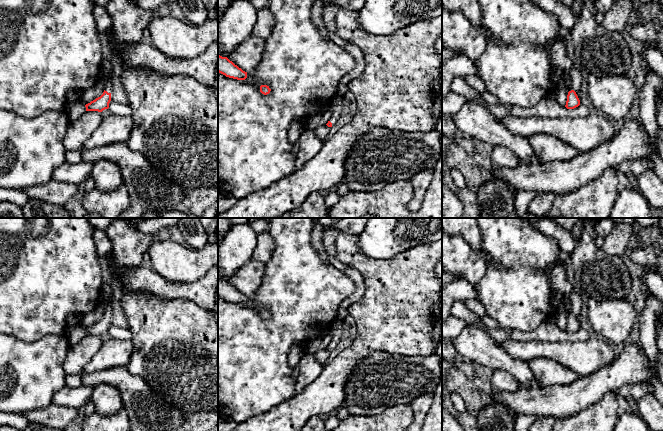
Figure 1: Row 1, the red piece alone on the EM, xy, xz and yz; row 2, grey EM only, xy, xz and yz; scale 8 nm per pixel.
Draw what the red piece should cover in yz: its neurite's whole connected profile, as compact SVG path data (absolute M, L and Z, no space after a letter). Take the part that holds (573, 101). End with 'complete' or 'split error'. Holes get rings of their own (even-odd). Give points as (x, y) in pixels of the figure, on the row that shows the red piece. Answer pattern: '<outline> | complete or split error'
M563 35L561 39L548 43L545 47L550 54L550 62L553 66L553 72L551 75L553 82L552 92L561 87L566 87L568 95L565 107L567 109L578 107L580 105L580 100L572 88L572 79L569 75L573 68L570 59L571 52L569 51L569 36Z | split error

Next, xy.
M110 0L105 9L112 19L110 48L105 52L107 56L101 67L107 73L103 79L105 90L103 94L86 104L86 111L102 112L109 108L112 93L110 72L115 59L120 56L122 45L132 45L142 41L143 31L156 15L152 9L145 10L135 5L131 0Z | split error

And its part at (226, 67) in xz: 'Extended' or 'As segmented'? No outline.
As segmented

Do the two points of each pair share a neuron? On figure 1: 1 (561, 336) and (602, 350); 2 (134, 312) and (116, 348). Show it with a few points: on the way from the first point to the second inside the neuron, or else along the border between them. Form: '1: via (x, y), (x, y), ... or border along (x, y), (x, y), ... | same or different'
1: border along (592, 337), (586, 340), (551, 341) | different
2: border along (132, 341), (133, 352), (126, 364) | different

